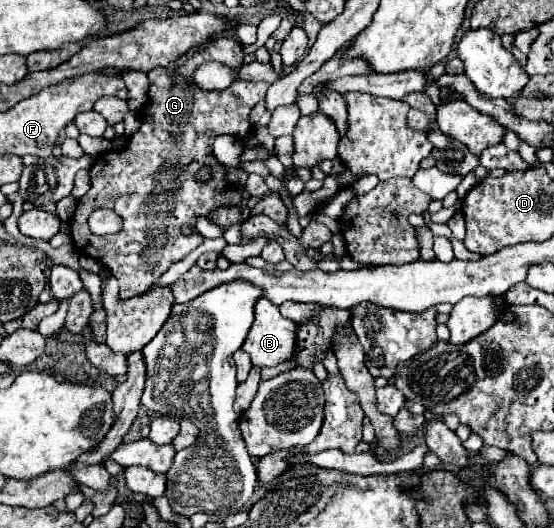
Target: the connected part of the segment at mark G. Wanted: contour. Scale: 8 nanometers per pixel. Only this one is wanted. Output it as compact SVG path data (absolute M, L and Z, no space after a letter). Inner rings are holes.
M223 36L211 40L205 50L191 50L191 54L179 58L177 64L155 68L149 74L149 102L139 112L139 130L129 138L125 150L111 150L95 160L91 170L91 188L77 200L75 214L69 222L77 250L105 264L119 280L119 300L129 300L149 292L171 264L203 242L199 232L191 236L181 234L181 226L185 222L195 224L197 218L209 218L213 210L231 206L229 202L215 202L213 198L219 190L227 190L229 182L213 156L211 144L219 134L243 140L251 130L249 112L265 98L269 86L263 82L235 80L225 90L203 92L193 84L191 74L205 60L217 60L239 70L243 64L241 44ZM203 166L213 168L213 180L207 184L199 184L195 180L197 170ZM97 208L115 210L123 218L121 232L113 236L91 234L87 218Z

